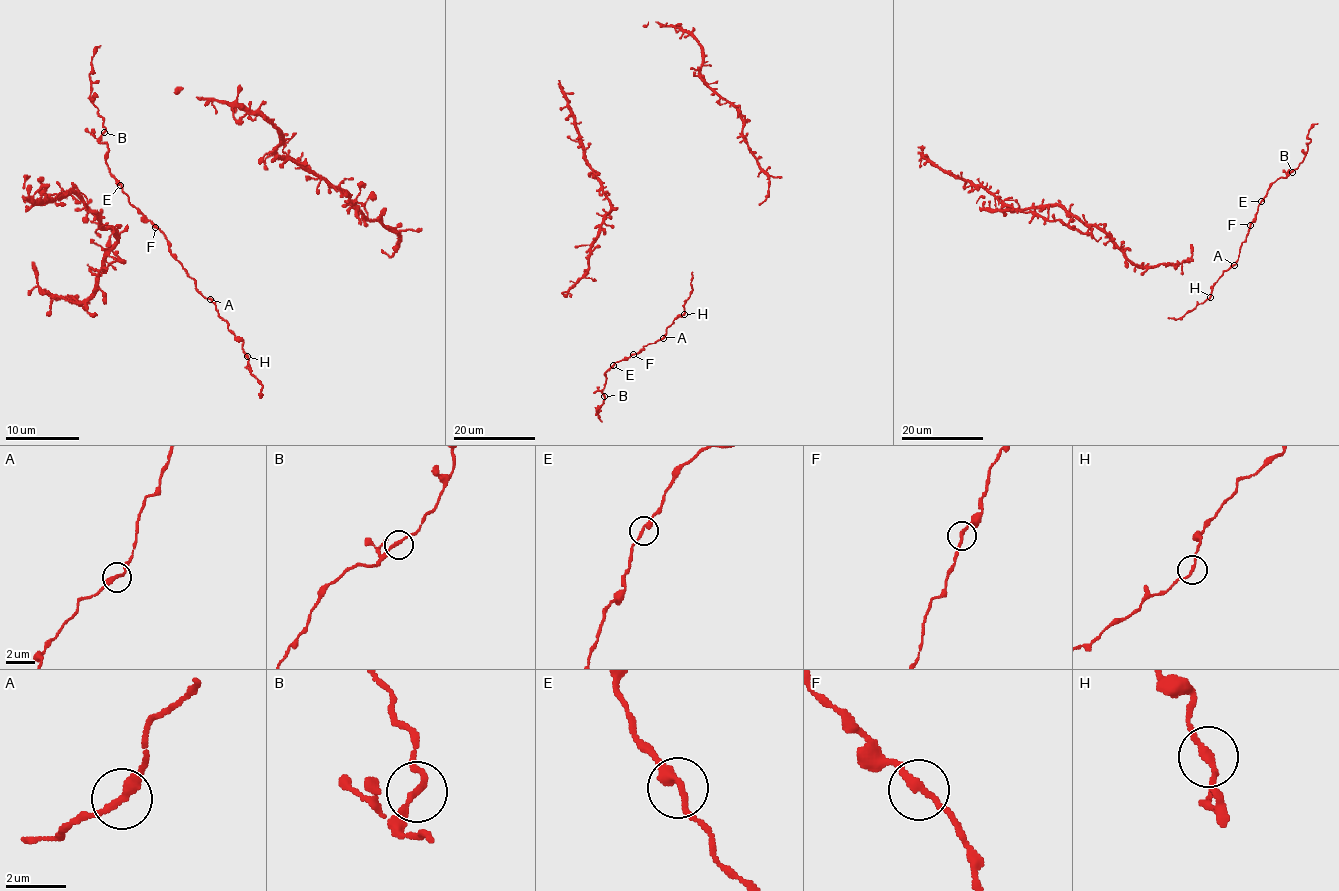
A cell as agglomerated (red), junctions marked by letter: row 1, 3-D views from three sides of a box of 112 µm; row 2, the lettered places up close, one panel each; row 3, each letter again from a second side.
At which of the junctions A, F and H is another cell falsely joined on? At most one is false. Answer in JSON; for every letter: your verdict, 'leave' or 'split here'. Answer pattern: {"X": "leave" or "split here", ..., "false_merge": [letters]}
{"A": "leave", "F": "leave", "H": "leave", "false_merge": []}

